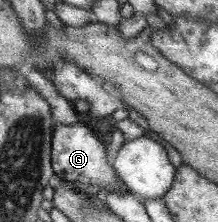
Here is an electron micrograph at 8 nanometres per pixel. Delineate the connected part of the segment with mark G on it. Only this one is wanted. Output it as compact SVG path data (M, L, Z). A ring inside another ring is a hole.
M82 122L68 125L54 123L54 126L52 126L51 147L50 163L54 177L66 179L66 181L88 183L88 185L105 186L106 190L110 188L110 184L112 184L112 188L126 188L119 181L110 159L106 156L100 137L89 125ZM114 184L118 184L118 187L114 187Z

